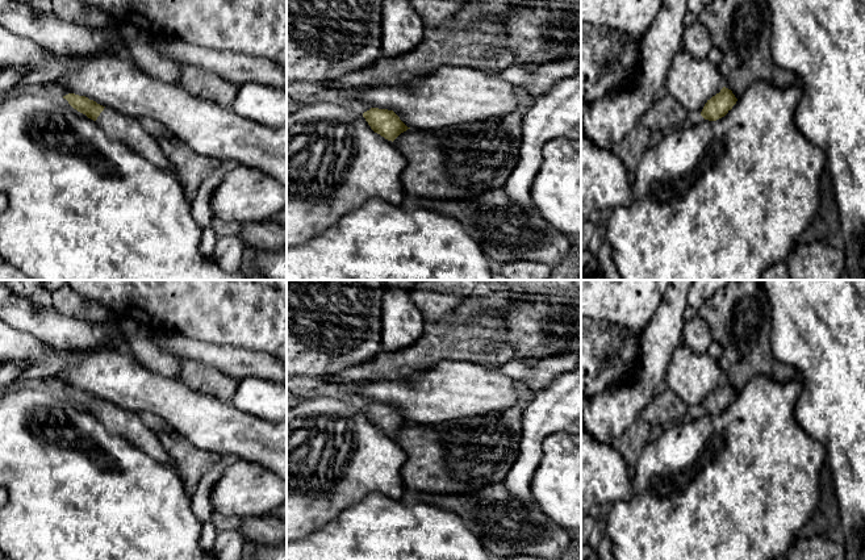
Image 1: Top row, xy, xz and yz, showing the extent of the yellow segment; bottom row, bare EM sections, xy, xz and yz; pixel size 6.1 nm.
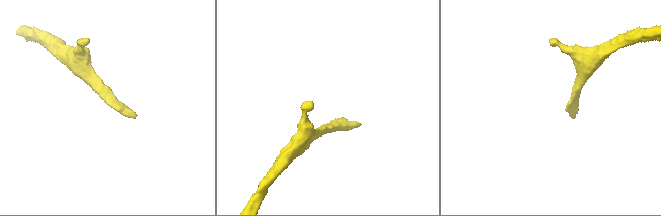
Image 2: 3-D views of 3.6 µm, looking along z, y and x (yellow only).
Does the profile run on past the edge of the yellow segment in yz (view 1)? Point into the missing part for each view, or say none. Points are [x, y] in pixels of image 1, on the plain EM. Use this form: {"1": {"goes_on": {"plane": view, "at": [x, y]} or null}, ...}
{"1": {"goes_on": null}}

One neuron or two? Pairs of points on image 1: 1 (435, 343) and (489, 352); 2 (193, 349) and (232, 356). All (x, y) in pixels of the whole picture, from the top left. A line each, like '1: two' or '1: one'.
1: one
2: one

